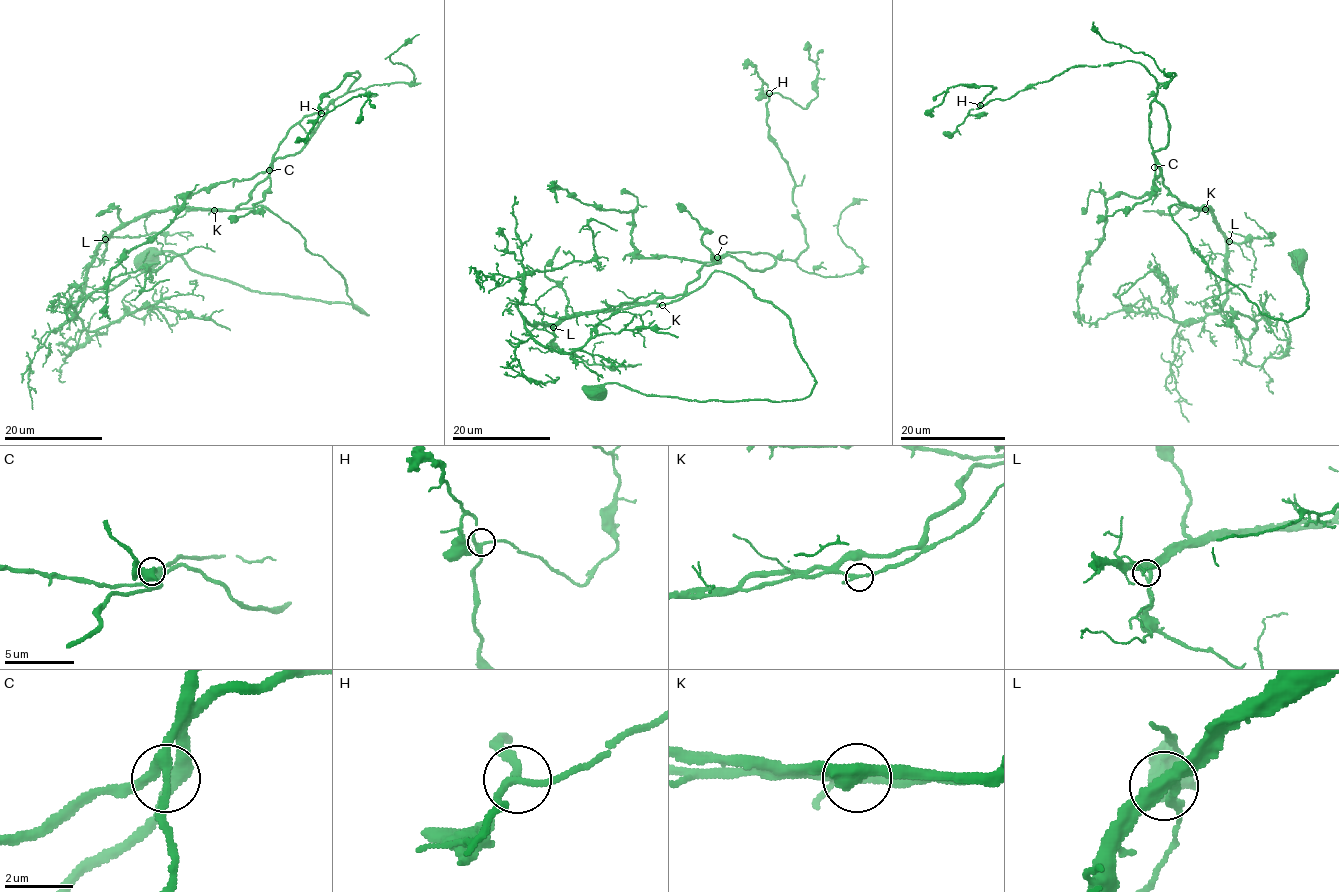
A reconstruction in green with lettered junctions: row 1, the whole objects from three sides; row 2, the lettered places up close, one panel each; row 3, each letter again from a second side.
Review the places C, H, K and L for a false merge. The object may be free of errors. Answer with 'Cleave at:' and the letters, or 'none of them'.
Cleave at: none of them

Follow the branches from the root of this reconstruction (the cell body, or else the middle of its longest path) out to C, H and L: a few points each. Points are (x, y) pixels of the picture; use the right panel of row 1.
C: (1300, 259), (1288, 254), (1308, 309), (1290, 321), (1262, 314), (1192, 248), (1169, 212), (1192, 208), (1154, 167)
H: (1300, 259), (1308, 309), (1283, 321), (1192, 248), (1137, 62), (980, 105)
L: (1300, 259), (1288, 254), (1308, 309), (1290, 321), (1262, 314), (1208, 267), (1169, 209), (1208, 208), (1229, 241)

